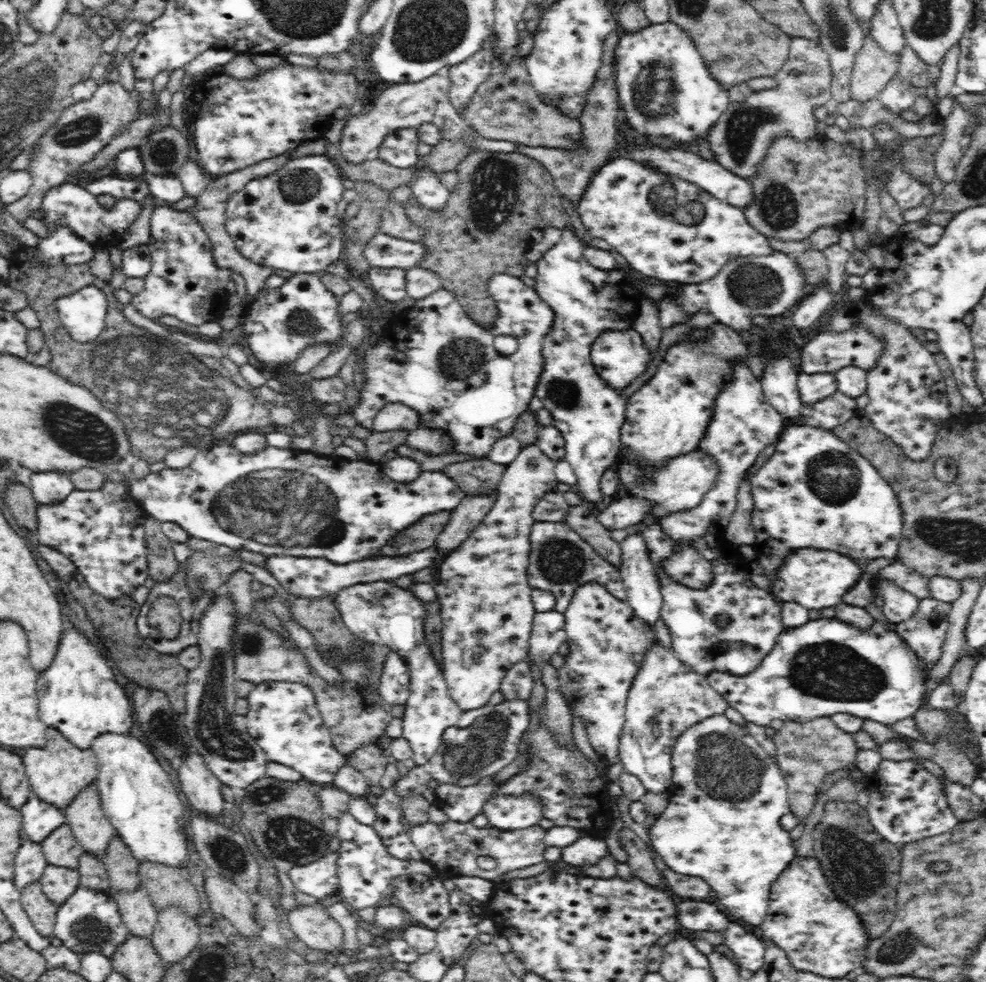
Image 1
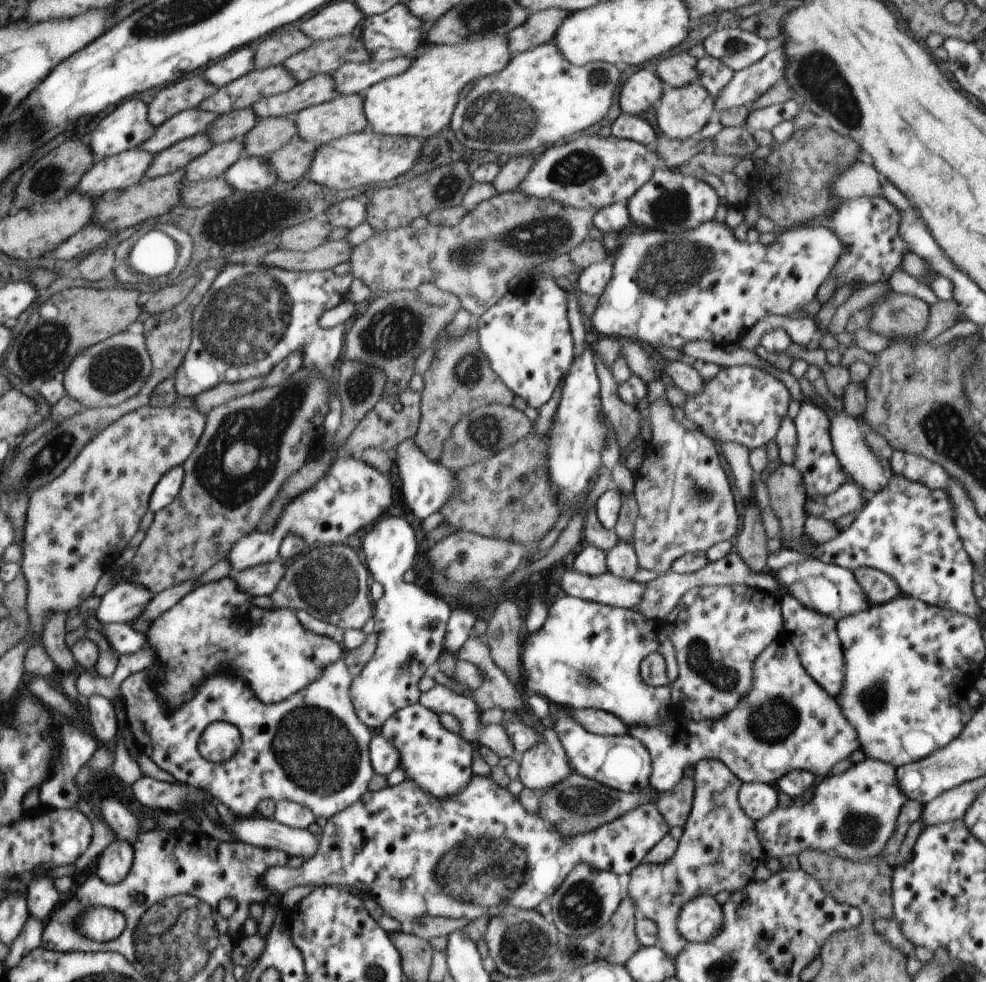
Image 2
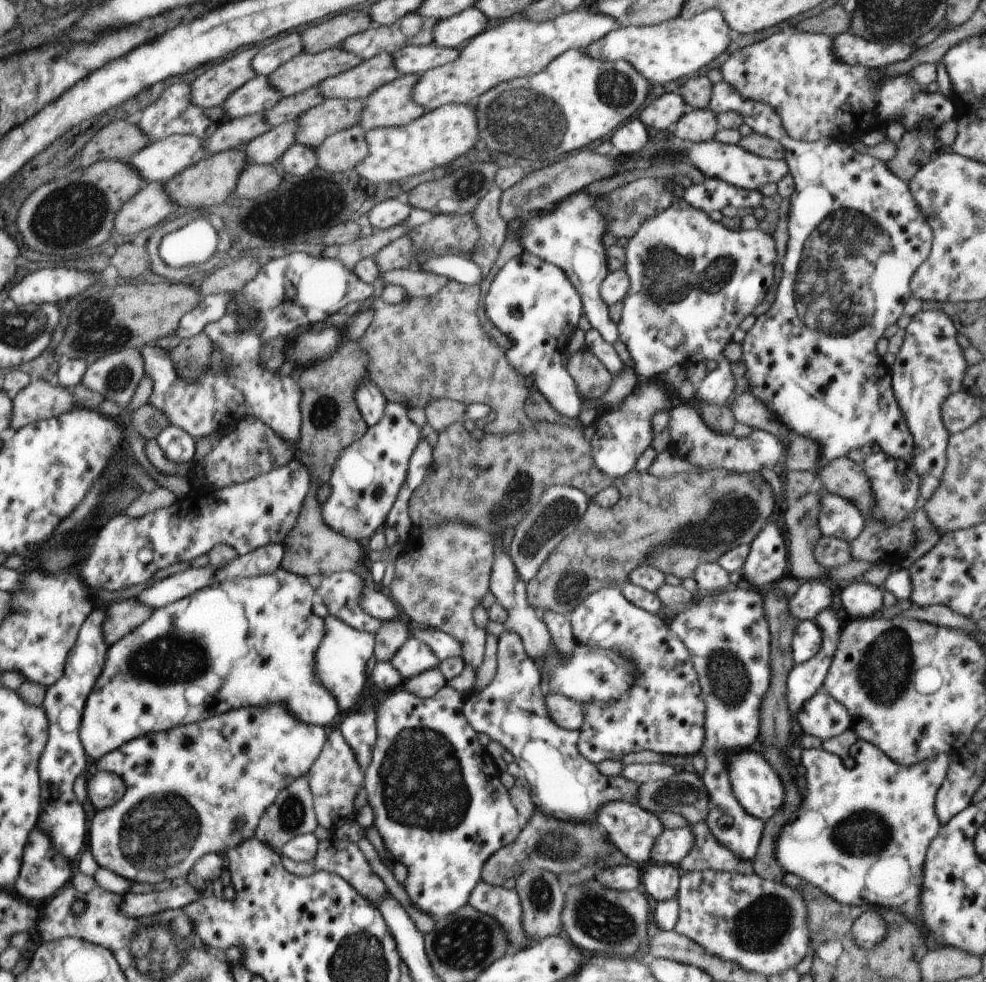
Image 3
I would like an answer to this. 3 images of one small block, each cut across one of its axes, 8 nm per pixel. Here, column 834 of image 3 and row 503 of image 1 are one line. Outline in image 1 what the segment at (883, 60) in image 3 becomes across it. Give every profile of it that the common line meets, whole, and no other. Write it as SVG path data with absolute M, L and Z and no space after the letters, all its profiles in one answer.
M62 472L34 474L30 486L37 504L54 504L64 500L75 489L69 476Z

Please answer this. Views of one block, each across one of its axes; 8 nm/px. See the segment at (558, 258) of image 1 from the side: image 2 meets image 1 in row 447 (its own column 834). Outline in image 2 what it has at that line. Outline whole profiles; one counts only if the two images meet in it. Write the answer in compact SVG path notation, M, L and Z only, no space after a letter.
M817 559L788 564L773 573L785 594L796 598L803 606L830 616L838 622L845 617L859 614L871 607L864 590L852 571Z

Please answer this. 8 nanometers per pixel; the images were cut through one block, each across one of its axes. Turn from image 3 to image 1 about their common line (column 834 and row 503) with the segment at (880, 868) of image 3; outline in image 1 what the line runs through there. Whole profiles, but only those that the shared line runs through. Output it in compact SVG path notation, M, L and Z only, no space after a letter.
M794 421L784 426L779 438L772 456L749 478L754 499L751 520L756 535L754 548L759 555L757 561L767 578L772 578L786 556L798 548L833 550L857 560L886 558L896 565L902 511L898 491L892 490L891 484L884 480L878 469L832 430Z

